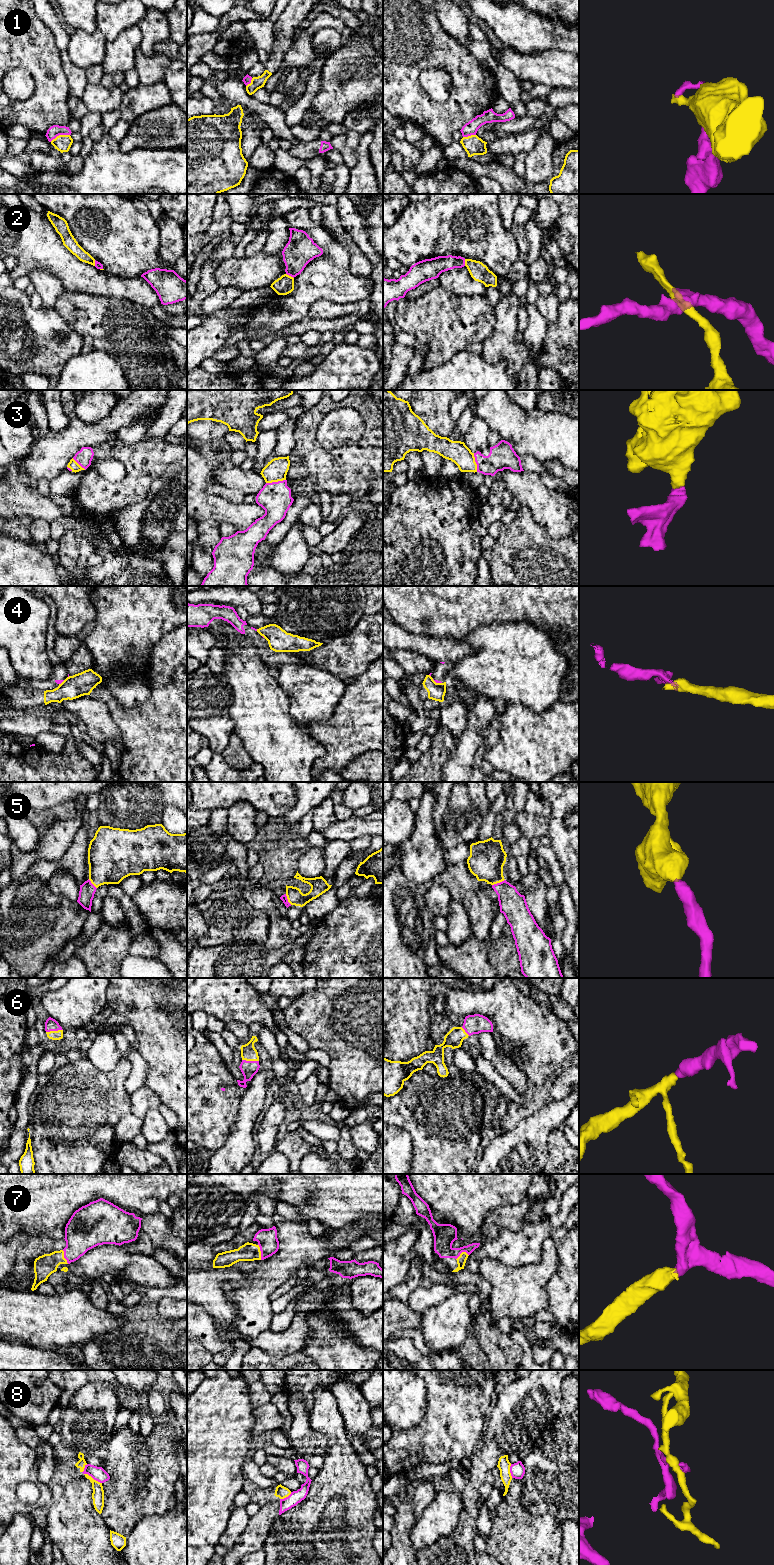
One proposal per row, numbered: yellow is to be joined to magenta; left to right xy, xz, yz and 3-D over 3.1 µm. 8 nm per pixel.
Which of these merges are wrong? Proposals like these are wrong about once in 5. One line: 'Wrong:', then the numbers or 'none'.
Wrong: 1, 2, 4, 8

